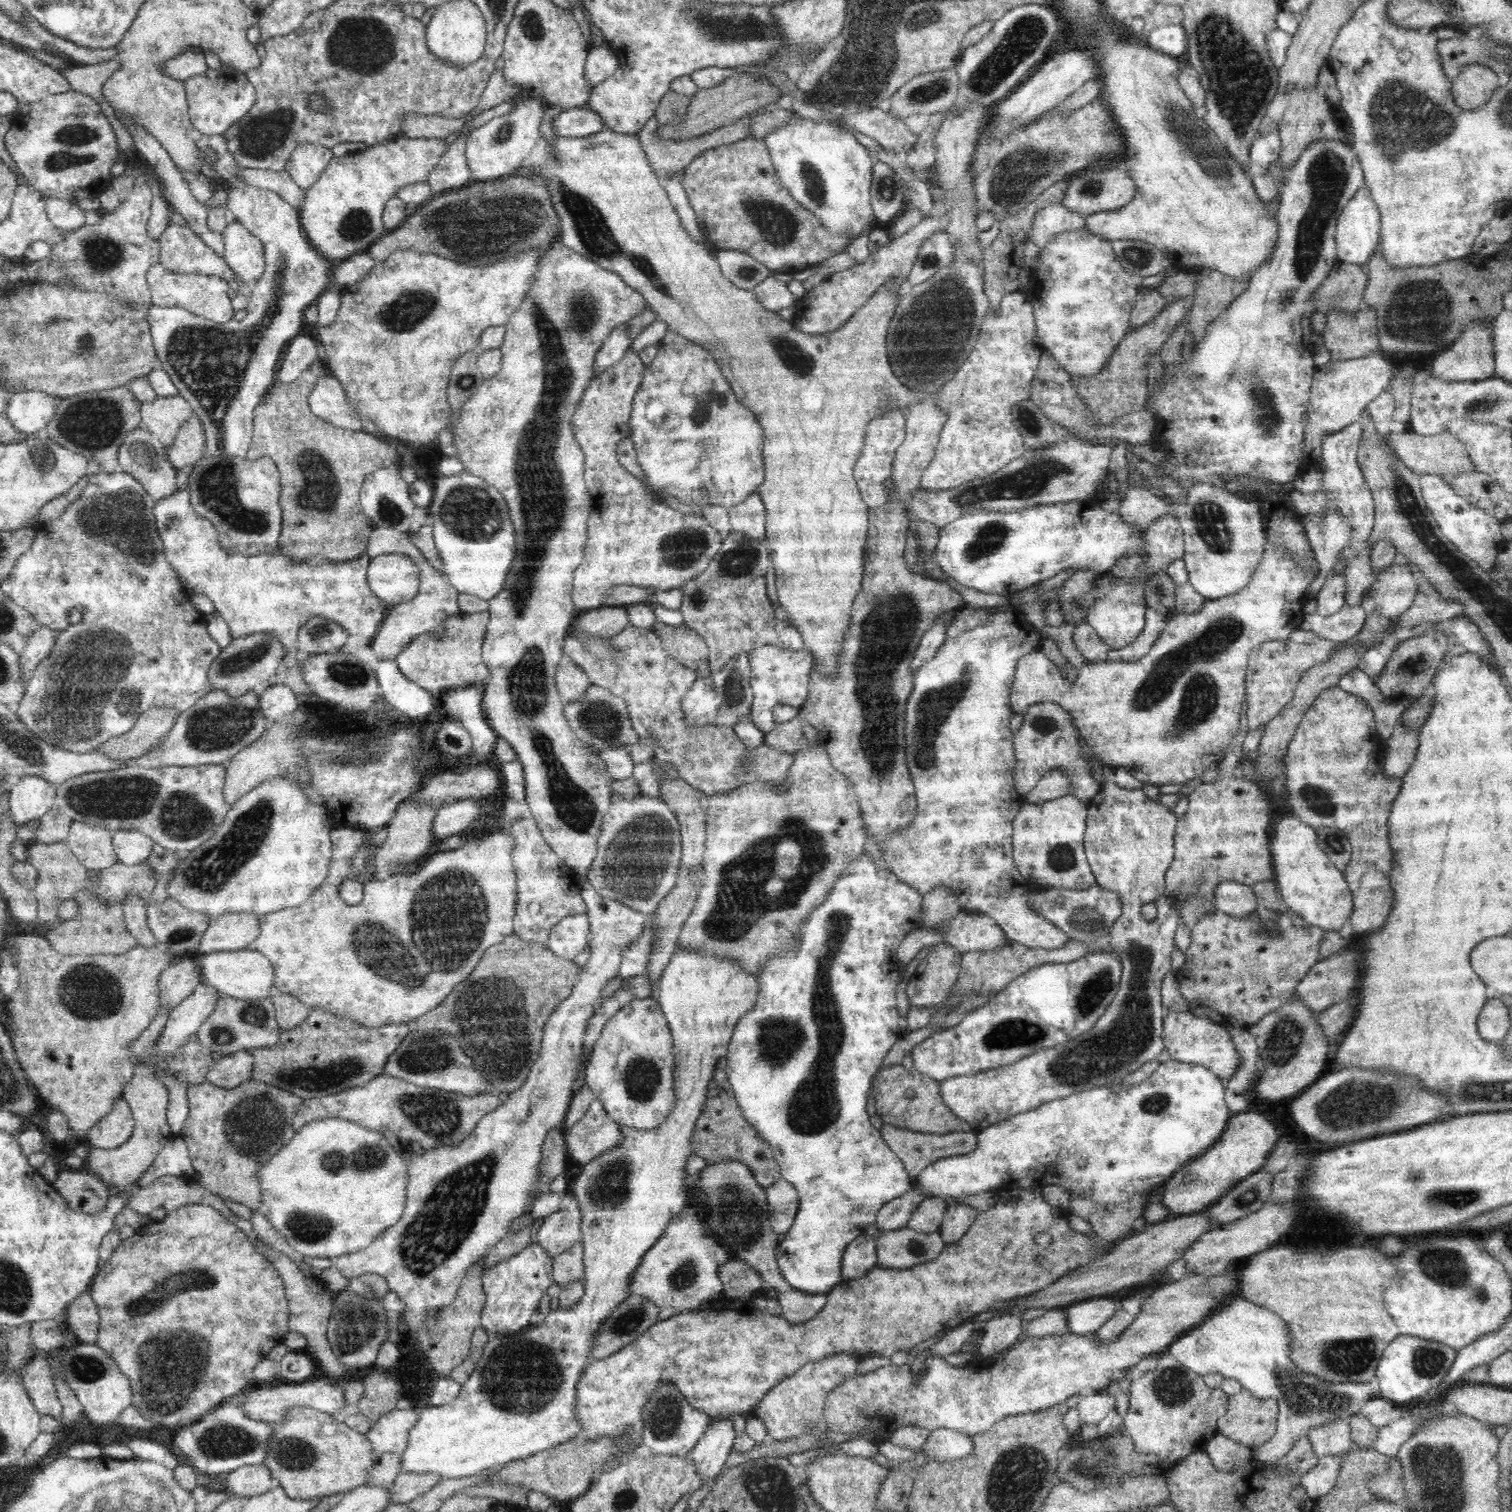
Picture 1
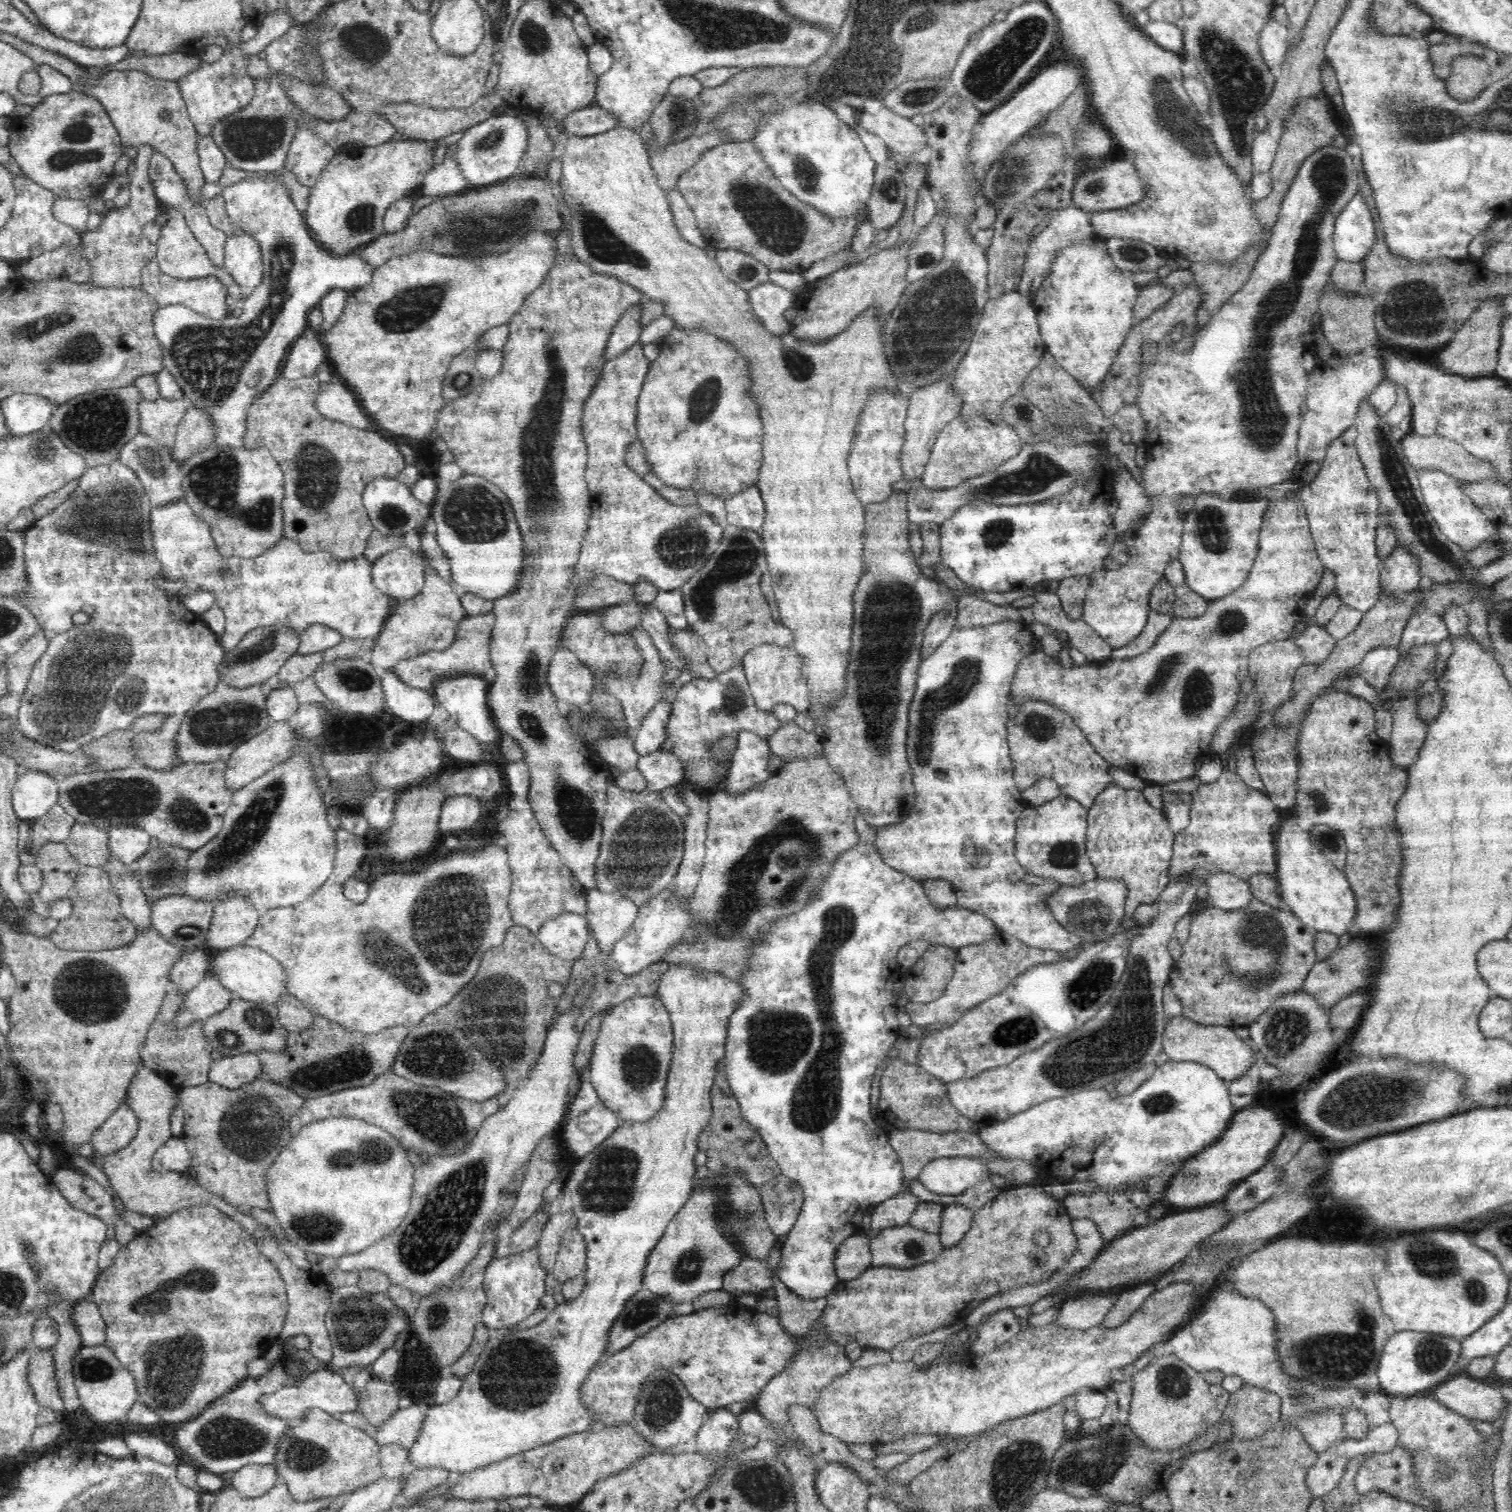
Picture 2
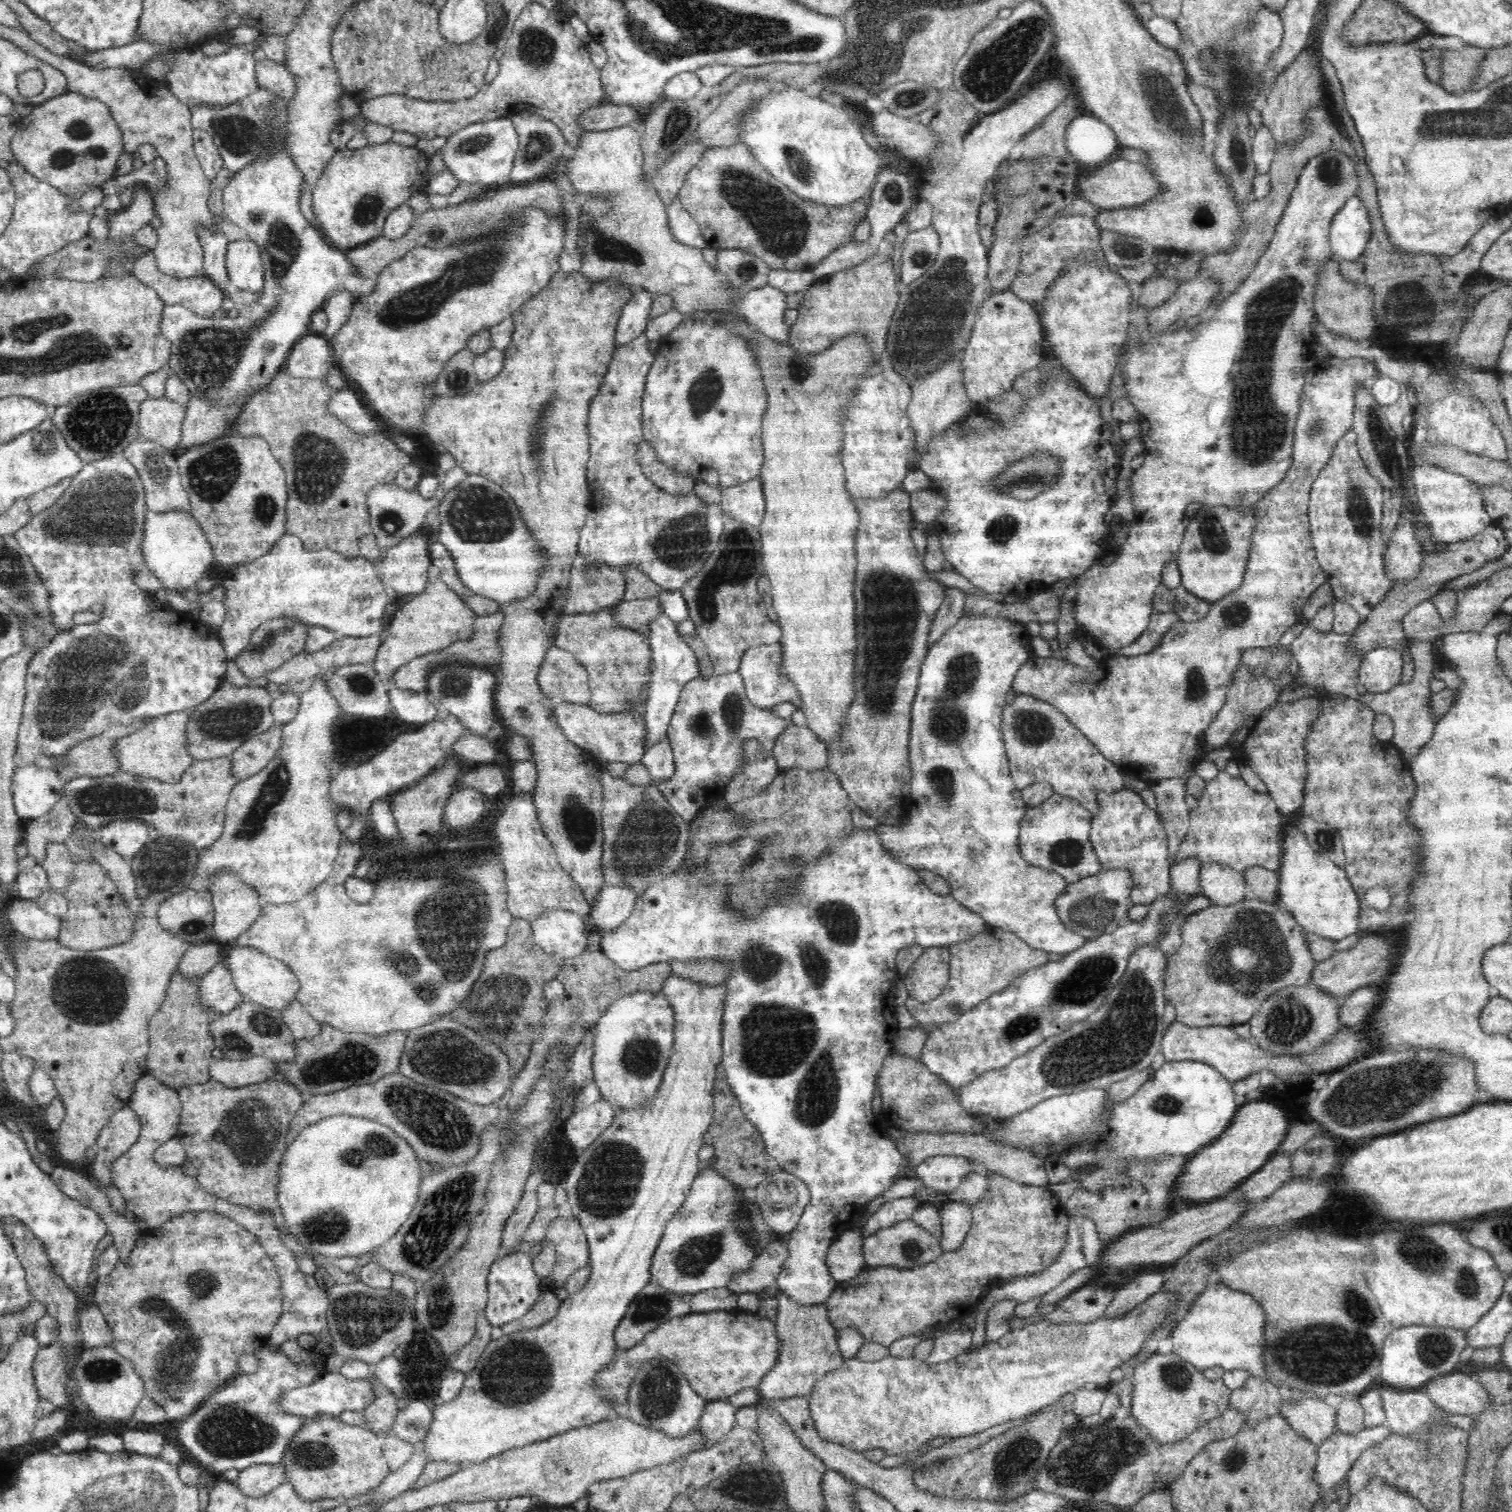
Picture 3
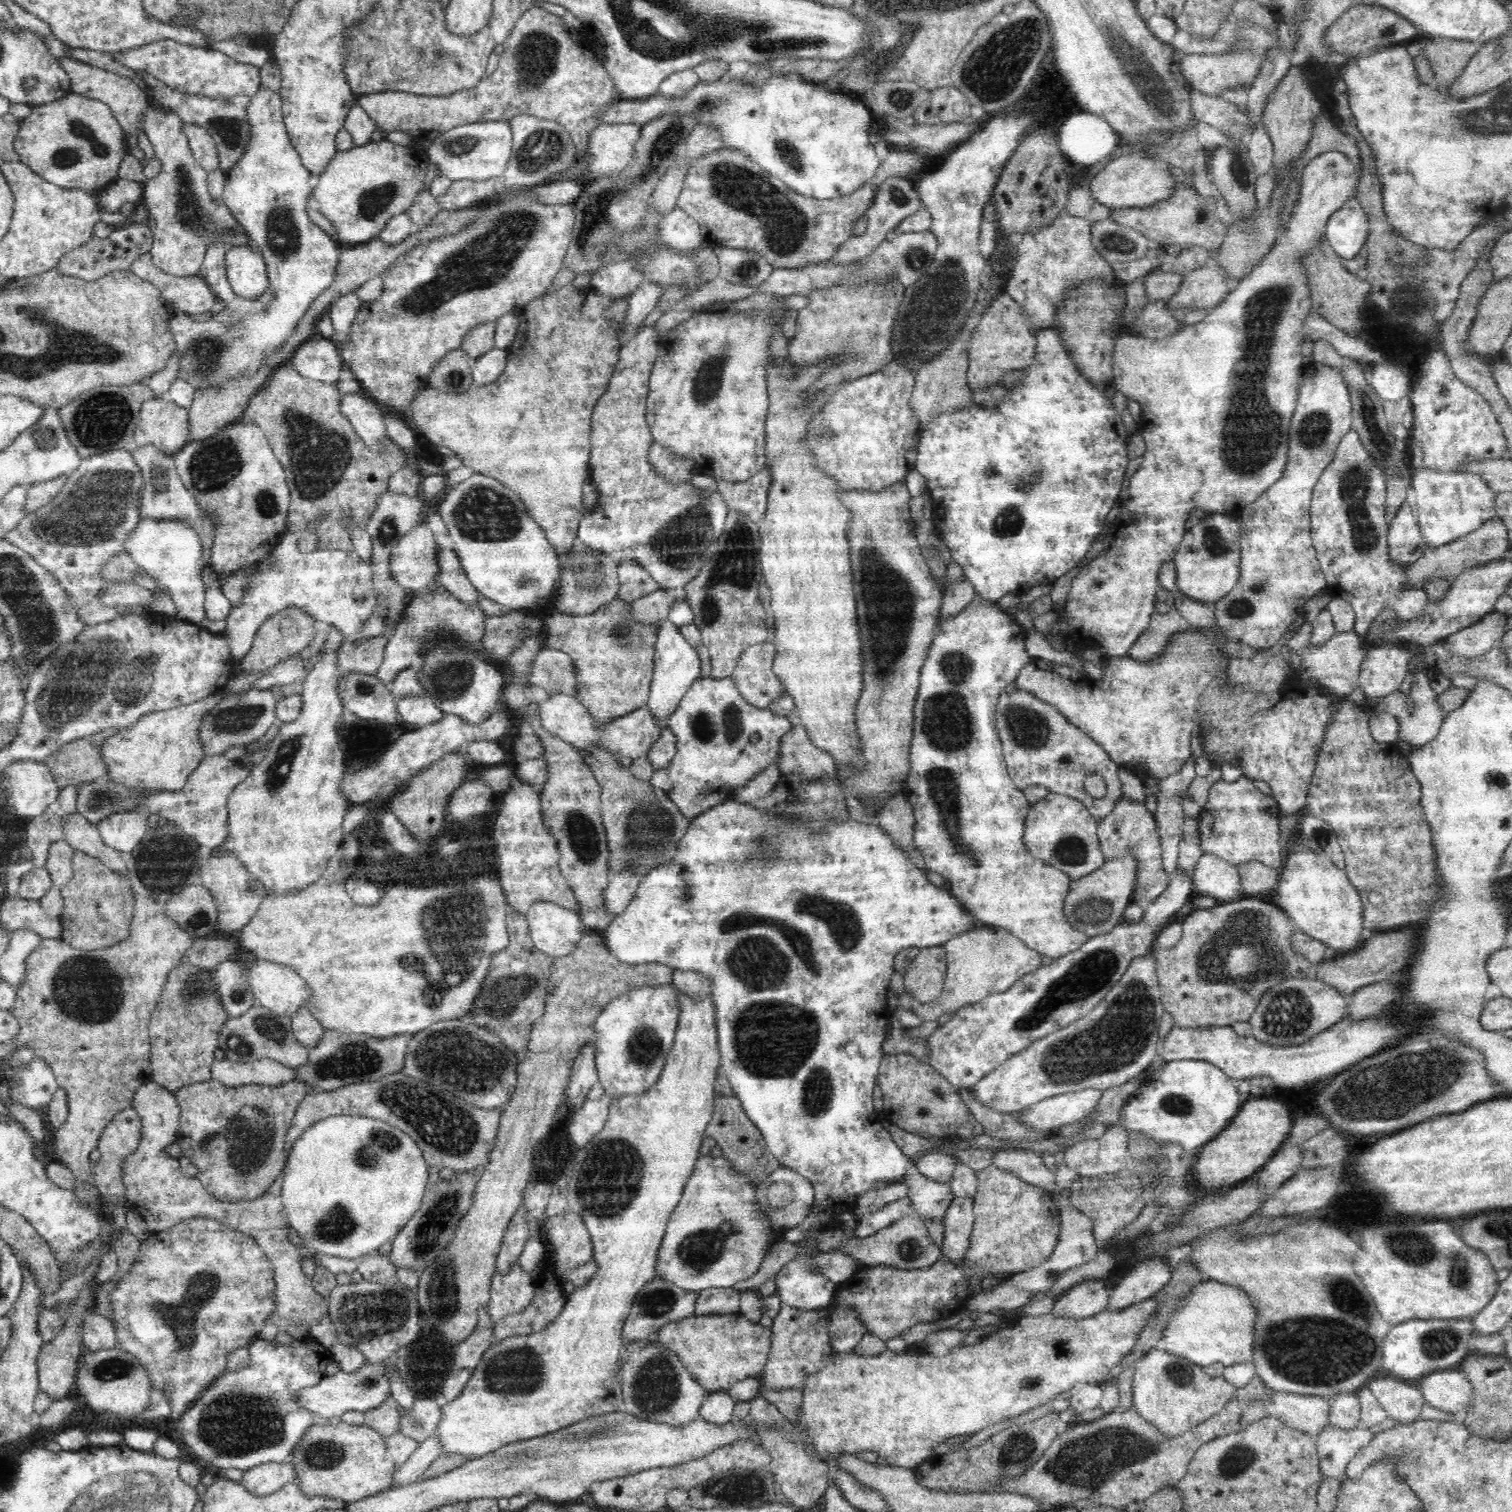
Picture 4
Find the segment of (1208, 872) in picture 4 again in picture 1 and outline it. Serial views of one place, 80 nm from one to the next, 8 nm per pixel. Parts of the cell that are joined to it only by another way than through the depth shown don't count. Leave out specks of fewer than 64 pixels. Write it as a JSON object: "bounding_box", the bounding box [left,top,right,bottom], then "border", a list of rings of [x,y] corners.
{"bounding_box":[1214,880,1260,918],"border":[[[1233,880],[1220,882],[1216,886],[1214,904],[1217,910],[1234,918],[1246,918],[1260,905],[1251,886]]]}

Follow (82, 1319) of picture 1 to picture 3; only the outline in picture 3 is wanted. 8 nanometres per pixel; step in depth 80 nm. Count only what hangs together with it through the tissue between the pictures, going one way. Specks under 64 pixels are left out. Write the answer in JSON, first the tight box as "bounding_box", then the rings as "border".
{"bounding_box":[78,1305,113,1348],"border":[[[98,1305],[78,1312],[79,1334],[83,1348],[110,1346],[113,1336],[109,1324]]]}

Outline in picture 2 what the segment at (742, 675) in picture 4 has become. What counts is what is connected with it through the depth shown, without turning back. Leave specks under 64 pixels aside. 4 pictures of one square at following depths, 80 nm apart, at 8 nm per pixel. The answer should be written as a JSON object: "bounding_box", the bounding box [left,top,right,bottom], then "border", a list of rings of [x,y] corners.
{"bounding_box":[743,644,810,713],"border":[[[761,644],[752,648],[743,659],[744,671],[756,708],[762,712],[772,713],[778,704],[792,705],[798,712],[806,713],[810,707],[808,685],[802,679],[805,661],[792,647],[777,644]]]}

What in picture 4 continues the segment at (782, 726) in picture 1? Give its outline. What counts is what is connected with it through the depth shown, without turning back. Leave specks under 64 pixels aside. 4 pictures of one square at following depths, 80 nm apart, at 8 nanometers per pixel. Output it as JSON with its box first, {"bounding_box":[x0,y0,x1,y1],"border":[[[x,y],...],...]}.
{"bounding_box":[777,724,839,780],"border":[[[802,724],[793,726],[781,738],[777,765],[785,775],[800,773],[810,779],[834,775],[839,780],[834,757],[810,741]]]}

